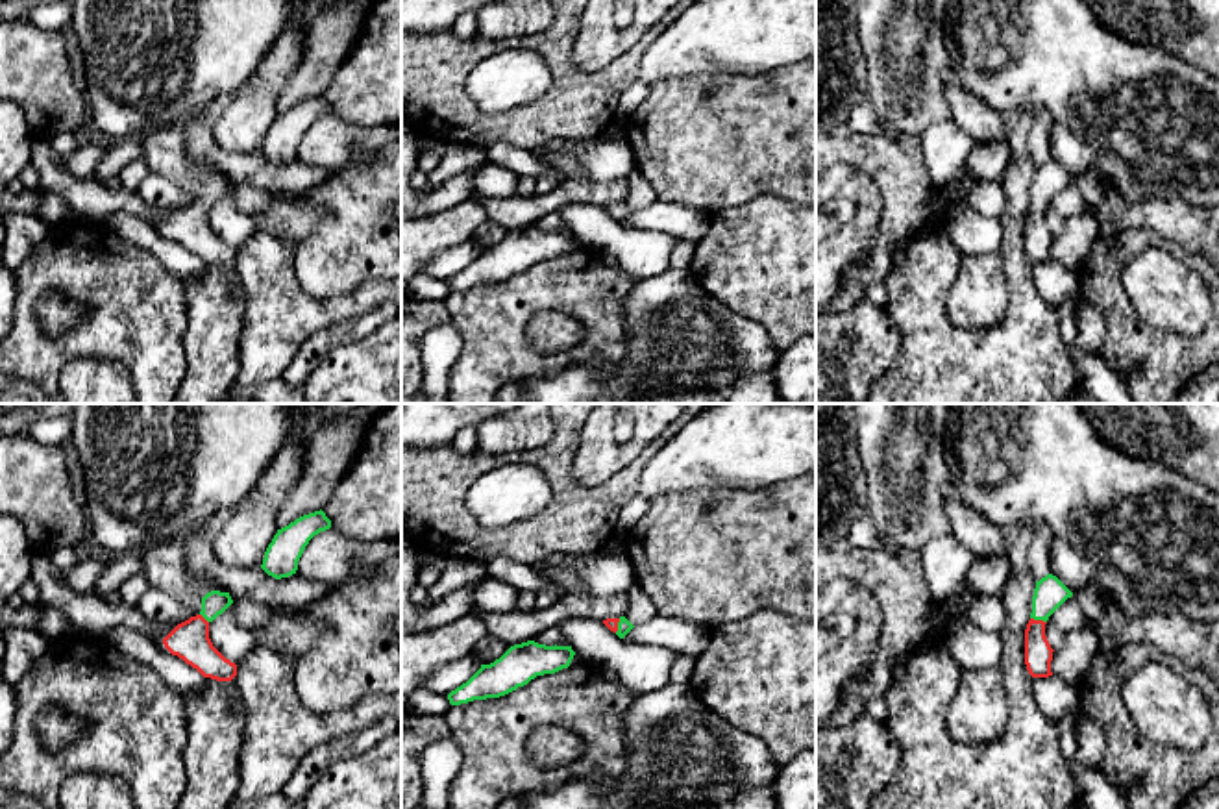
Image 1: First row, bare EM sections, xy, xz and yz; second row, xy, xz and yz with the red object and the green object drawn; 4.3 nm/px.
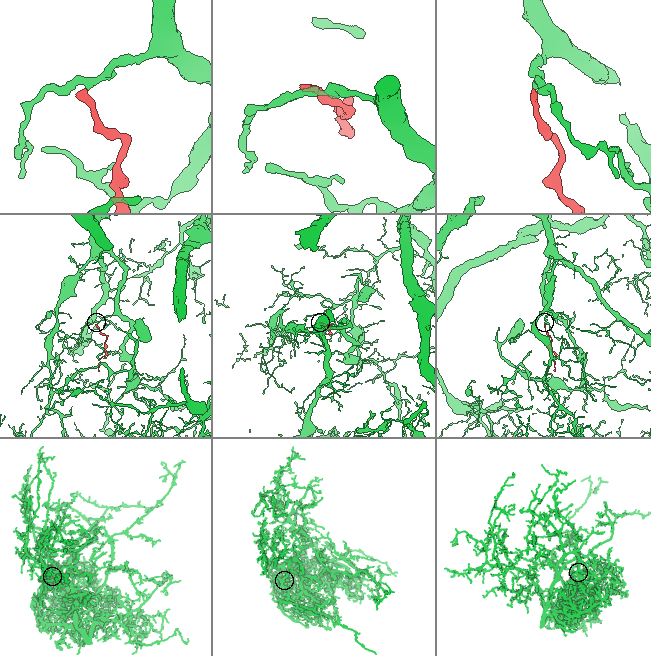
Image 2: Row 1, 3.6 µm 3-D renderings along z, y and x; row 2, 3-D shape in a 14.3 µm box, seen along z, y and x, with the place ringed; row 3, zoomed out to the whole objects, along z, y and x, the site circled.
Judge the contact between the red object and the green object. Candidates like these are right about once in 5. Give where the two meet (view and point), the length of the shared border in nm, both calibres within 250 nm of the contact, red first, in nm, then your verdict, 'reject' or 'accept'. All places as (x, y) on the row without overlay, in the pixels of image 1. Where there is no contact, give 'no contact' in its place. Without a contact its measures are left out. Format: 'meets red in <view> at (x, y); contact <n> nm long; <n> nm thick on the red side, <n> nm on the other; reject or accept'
meets red in yz at (1038, 206); contact 80 nm long; 130 nm thick on the red side, 140 nm on the other; accept

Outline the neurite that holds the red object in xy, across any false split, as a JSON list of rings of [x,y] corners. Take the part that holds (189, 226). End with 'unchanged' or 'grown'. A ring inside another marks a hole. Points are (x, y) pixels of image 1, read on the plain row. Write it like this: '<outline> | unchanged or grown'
[[[211,176],[202,183],[202,196],[178,209],[165,224],[165,233],[196,254],[203,263],[231,267],[237,250],[226,244],[209,224],[209,209],[233,189],[229,178]]] | grown

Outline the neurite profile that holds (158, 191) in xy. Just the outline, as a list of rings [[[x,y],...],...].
[[[152,172],[139,185],[137,193],[142,194],[148,204],[161,209],[181,209],[191,204],[191,196],[183,187]]]

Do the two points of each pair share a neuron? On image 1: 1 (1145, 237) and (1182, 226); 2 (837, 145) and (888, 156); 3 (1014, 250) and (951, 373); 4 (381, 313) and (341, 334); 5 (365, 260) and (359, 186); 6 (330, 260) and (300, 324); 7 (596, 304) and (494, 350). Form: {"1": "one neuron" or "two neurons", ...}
{"1": "two neurons", "2": "one neuron", "3": "one neuron", "4": "one neuron", "5": "one neuron", "6": "two neurons", "7": "one neuron"}

